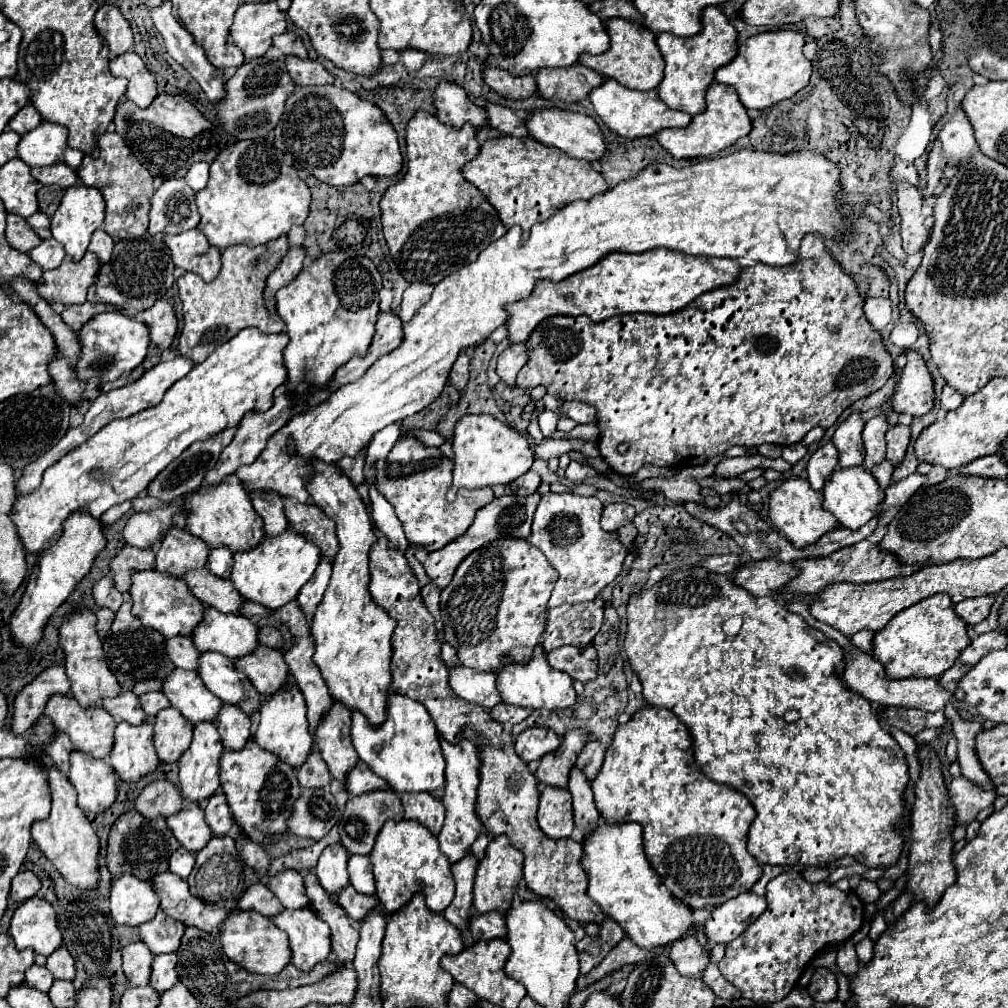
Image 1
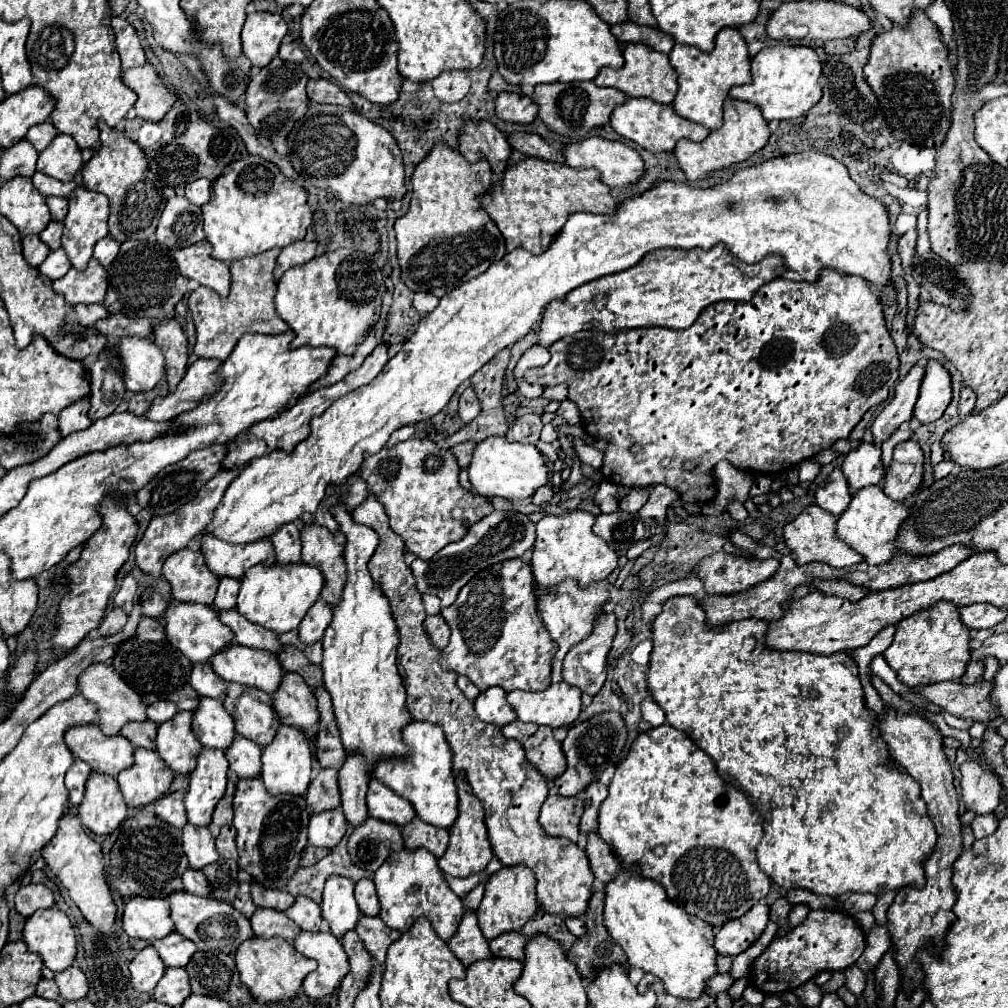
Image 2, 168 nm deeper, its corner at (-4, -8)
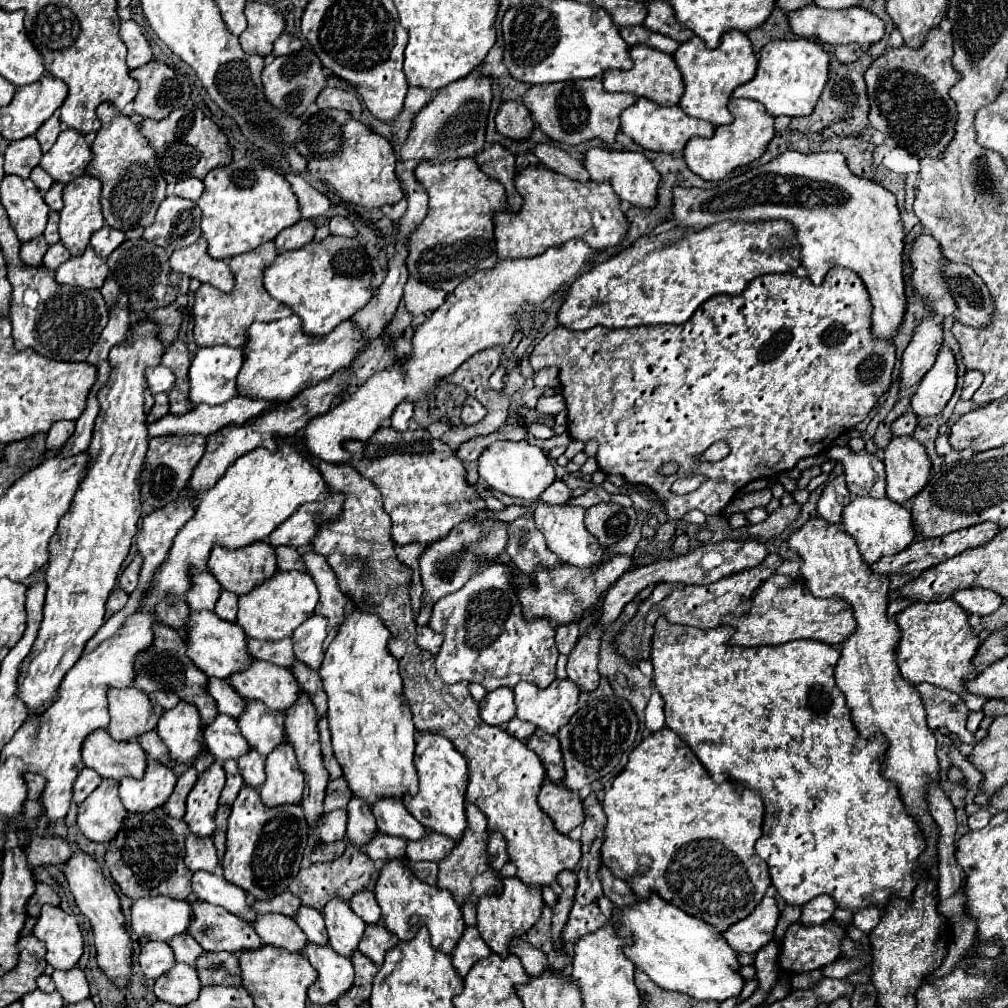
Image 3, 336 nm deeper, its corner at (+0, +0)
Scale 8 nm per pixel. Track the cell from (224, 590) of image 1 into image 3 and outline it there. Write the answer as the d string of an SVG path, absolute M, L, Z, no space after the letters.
M248 640L248 648L252 658L272 662L276 666L292 668L294 666L294 652L292 652L292 640L280 640L280 642L262 642L262 640Z

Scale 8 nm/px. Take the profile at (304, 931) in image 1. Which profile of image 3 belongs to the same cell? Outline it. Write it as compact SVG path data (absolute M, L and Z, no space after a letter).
M308 944L304 948L306 958L318 972L318 980L310 986L308 996L314 1004L336 1004L336 1000L352 986L354 968L350 958L336 954L330 946Z

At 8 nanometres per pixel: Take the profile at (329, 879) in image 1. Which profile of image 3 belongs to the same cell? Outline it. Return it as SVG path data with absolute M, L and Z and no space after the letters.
M334 898L324 908L324 920L330 936L330 946L338 954L350 958L358 950L358 942L366 928L362 918L358 918L344 900Z

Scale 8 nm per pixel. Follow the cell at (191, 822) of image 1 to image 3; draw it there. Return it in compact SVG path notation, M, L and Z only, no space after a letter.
M190 834L186 838L186 866L190 872L214 872L218 866L218 856L212 838L198 838L196 834Z

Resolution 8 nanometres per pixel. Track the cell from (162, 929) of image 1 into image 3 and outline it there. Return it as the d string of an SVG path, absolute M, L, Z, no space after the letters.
M180 934L176 936L174 940L168 942L170 948L174 950L174 956L176 956L176 962L184 962L188 966L194 966L196 958L204 952L202 946L190 936L190 934Z

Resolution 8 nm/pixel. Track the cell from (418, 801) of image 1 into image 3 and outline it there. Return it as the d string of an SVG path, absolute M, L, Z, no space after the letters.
M428 832L426 838L418 840L418 842L408 842L406 848L406 856L408 860L428 860L428 862L440 862L450 850L454 850L454 842L442 834L434 834Z

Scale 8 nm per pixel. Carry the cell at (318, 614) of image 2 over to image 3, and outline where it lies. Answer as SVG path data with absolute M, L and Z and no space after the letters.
M314 614L308 618L298 630L294 630L292 642L294 642L294 654L296 658L306 664L312 670L320 670L324 650L322 642L328 636L328 622L320 614Z

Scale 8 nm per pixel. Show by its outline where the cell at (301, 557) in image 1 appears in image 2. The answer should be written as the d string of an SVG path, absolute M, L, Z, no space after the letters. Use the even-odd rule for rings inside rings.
M276 562L274 566L268 566L268 568L250 570L250 574L242 578L242 582L234 582L234 578L220 578L216 598L214 598L214 608L230 610L236 606L238 612L244 614L250 622L266 626L268 630L276 634L282 634L282 632L298 628L308 608L316 602L322 586L324 586L324 578L318 568L306 566L304 562L286 564L286 566L280 566ZM236 596L238 596L238 604L236 604Z

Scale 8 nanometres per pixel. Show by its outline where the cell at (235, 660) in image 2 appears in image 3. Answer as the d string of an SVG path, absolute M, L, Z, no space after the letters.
M252 660L244 672L230 678L230 684L244 700L264 702L276 712L286 712L300 696L300 686L288 668L272 666L262 660Z

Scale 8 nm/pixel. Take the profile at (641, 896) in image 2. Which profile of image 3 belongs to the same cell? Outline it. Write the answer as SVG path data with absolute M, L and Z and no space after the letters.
M606 866L600 868L600 880L604 894L616 908L620 908L618 934L622 938L634 938L634 944L626 948L626 956L660 988L688 994L694 1000L724 1002L728 998L740 996L746 980L740 976L738 954L710 924L688 916L670 902L664 902L658 894L650 894L648 900L638 902L630 886L624 880L616 878Z

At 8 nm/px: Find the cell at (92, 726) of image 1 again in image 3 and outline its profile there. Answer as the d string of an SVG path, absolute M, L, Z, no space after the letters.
M96 730L86 738L82 758L84 764L102 778L142 778L146 772L146 752L142 746L138 746L138 742L114 742L104 730Z

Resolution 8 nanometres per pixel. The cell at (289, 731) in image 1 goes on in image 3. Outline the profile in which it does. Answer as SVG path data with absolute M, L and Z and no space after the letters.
M284 742L266 758L266 782L260 788L266 806L286 806L300 802L304 774L298 766L294 748Z

